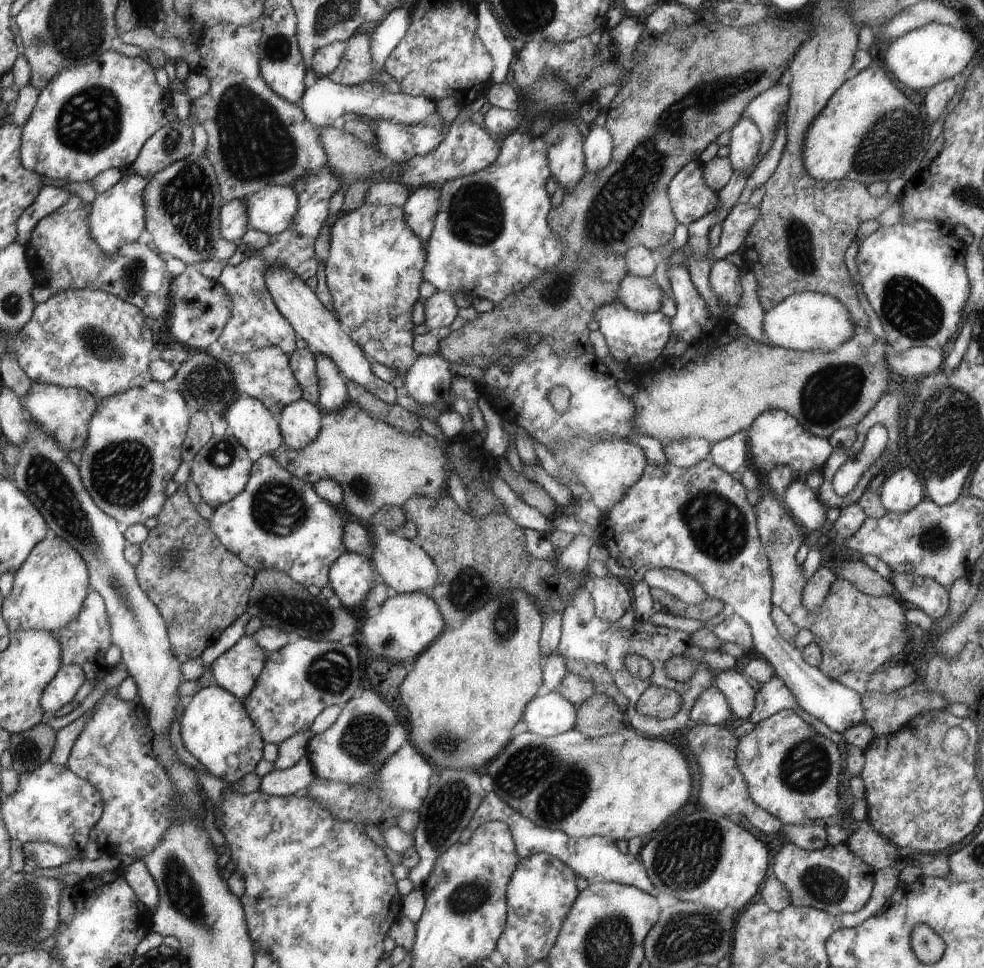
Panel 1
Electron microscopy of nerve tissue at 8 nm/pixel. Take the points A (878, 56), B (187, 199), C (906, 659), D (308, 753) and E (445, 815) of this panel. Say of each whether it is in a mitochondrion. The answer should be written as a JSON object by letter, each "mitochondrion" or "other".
{"A":"other","B":"mitochondrion","C":"other","D":"other","E":"mitochondrion"}

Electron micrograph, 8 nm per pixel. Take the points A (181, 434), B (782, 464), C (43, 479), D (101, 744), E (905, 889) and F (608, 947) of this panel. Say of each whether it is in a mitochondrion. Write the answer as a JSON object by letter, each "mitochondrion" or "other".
{"A":"other","B":"other","C":"mitochondrion","D":"mitochondrion","E":"other","F":"mitochondrion"}

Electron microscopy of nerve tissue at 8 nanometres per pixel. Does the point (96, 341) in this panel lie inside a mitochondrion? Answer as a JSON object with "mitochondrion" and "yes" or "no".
{"mitochondrion":"yes"}

